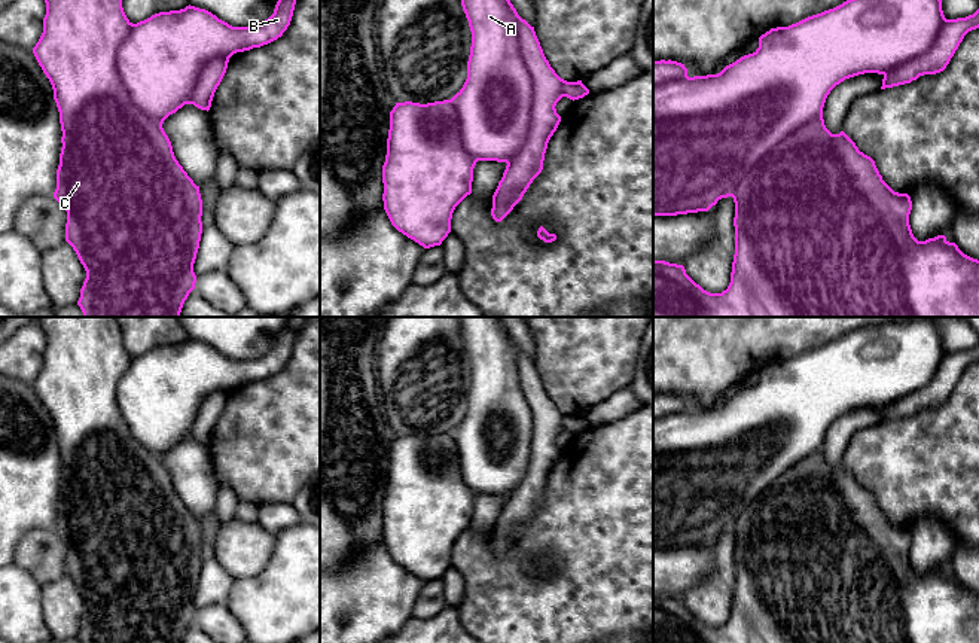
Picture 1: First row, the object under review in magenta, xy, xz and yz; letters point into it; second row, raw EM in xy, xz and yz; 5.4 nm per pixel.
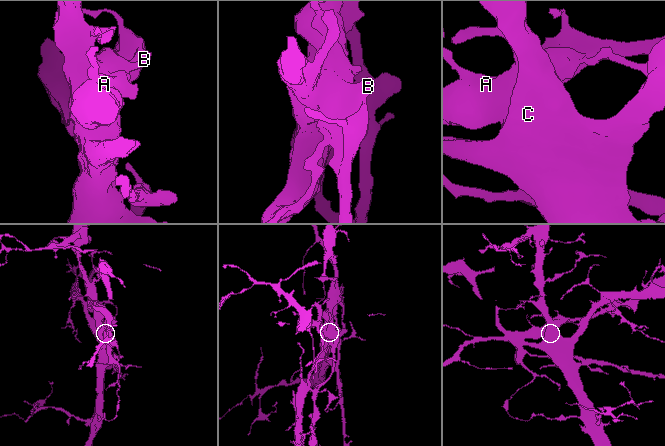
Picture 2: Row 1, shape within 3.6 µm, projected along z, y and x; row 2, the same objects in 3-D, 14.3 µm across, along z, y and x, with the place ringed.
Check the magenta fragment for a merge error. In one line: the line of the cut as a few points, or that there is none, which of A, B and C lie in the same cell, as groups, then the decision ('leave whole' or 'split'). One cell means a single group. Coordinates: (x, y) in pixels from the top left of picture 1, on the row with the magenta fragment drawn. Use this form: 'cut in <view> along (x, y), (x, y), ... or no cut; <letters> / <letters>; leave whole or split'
cut in yz along (787, 27), (802, 51), (829, 55), (841, 67), (845, 66); A B / C; split

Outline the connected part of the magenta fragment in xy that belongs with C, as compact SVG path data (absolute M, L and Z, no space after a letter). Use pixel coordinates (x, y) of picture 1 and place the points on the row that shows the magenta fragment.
M45 0L45 3L43 33L33 48L33 54L52 85L54 100L60 112L62 147L54 198L67 211L65 241L73 247L86 271L77 305L83 317L180 317L183 304L196 283L193 263L202 234L202 199L199 186L176 159L171 141L162 128L170 112L159 103L147 83L147 61L156 43L156 27L150 18L132 24L123 12L122 0Z

